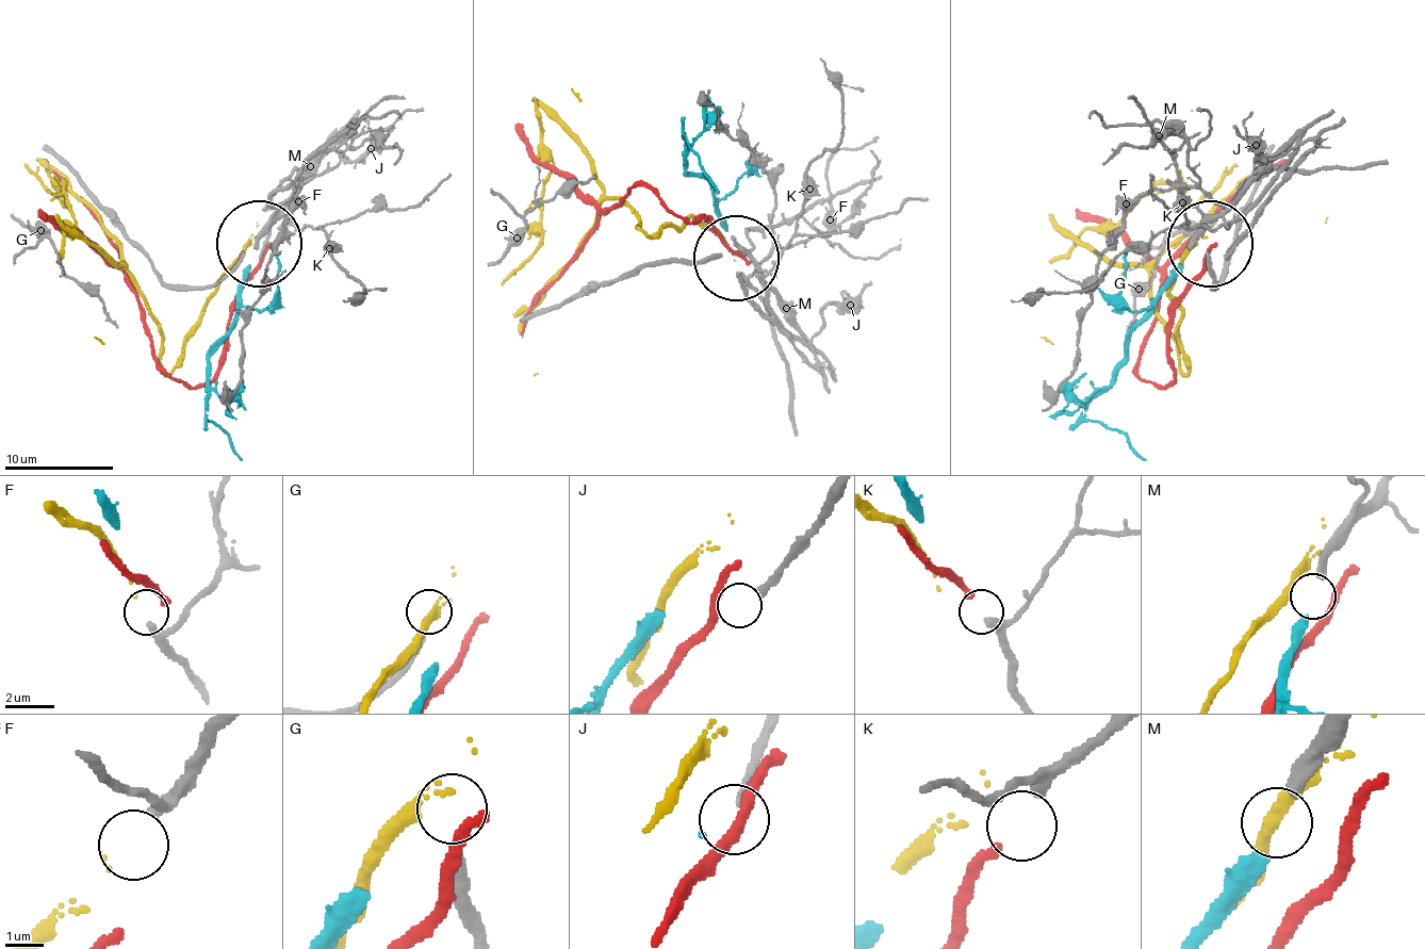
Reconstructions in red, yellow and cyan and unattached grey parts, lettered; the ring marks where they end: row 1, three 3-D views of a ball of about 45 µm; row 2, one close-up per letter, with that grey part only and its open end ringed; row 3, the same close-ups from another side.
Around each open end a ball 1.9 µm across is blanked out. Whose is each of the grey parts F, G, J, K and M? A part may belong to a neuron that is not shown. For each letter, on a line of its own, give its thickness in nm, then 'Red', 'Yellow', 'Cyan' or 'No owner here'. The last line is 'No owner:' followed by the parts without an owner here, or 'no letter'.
F: Thickness 240 nm. Yellow
G: Thickness 340 nm. No owner here
J: Thickness 240 nm. No owner here
K: Thickness 280 nm. Red
M: Thickness 320 nm. Cyan
No owner: G, J

